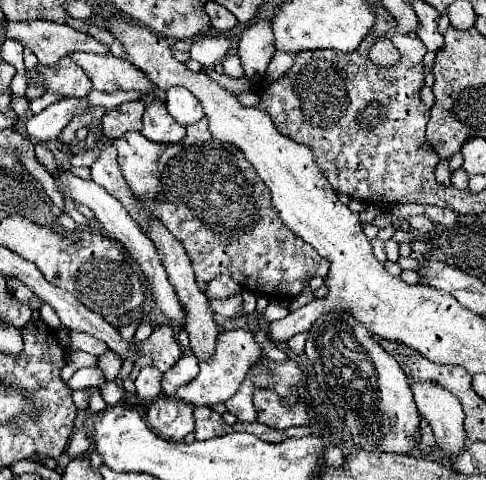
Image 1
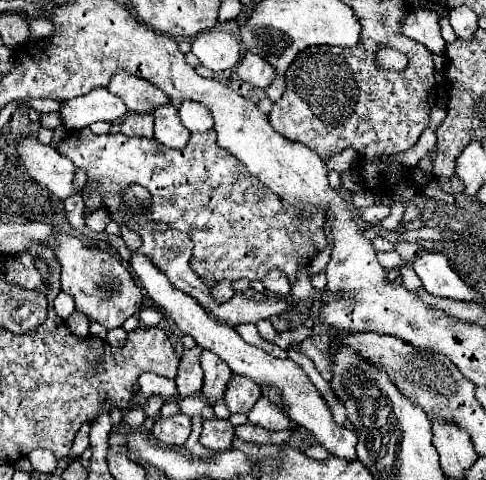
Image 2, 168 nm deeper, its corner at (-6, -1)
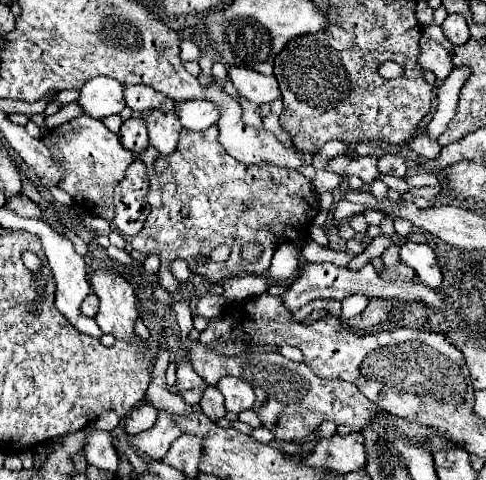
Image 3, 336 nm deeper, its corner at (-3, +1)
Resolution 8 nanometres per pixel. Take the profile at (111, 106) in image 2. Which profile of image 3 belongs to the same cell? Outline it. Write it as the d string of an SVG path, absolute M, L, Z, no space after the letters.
M93 77L83 85L77 103L81 105L83 113L93 119L117 115L125 107L123 85L109 77Z

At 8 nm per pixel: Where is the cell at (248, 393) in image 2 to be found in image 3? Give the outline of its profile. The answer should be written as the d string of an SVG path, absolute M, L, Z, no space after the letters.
M225 377L217 383L217 387L221 389L223 397L225 397L225 407L231 413L241 413L245 409L251 409L255 403L255 393L253 387L237 377Z

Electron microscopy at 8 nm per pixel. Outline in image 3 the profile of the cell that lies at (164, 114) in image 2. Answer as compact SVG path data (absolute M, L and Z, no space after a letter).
M153 109L149 115L145 115L147 129L149 129L149 141L151 145L161 153L169 155L175 151L179 133L181 133L181 123L175 111L163 111L163 109Z

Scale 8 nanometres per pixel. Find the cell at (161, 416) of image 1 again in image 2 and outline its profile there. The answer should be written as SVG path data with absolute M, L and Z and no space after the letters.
M178 413L168 419L158 419L152 427L152 437L168 447L182 447L190 435L190 417Z

